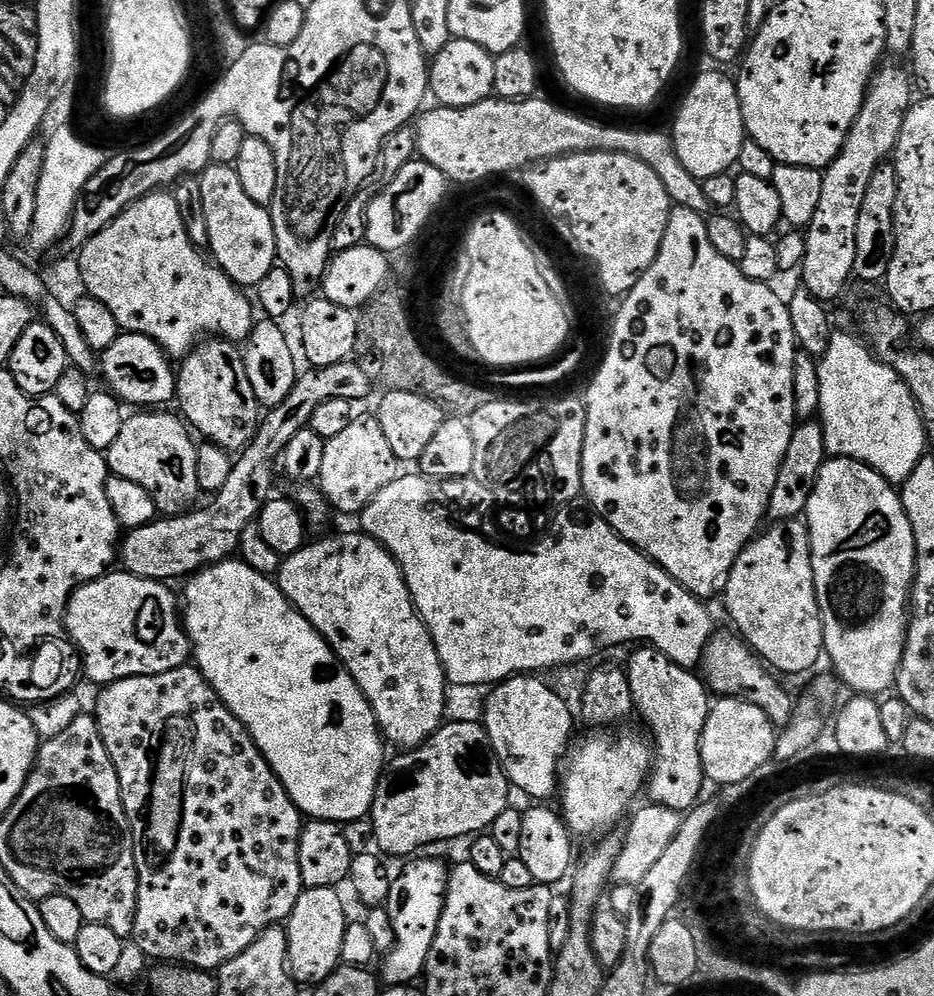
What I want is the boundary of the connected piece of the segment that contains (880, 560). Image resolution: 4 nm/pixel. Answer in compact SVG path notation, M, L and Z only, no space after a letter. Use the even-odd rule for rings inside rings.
M841 456L825 459L822 470L818 474L818 482L814 486L814 494L810 494L810 502L806 506L803 519L810 534L810 550L812 551L812 569L814 570L814 586L820 607L820 617L824 619L824 651L826 660L832 663L831 671L838 677L839 683L844 684L856 694L863 694L873 698L887 693L896 683L896 676L900 673L900 663L904 658L904 647L908 637L908 622L910 619L910 601L912 587L916 582L916 543L914 530L910 526L910 518L900 500L900 492L878 474L870 466L857 460L847 460Z

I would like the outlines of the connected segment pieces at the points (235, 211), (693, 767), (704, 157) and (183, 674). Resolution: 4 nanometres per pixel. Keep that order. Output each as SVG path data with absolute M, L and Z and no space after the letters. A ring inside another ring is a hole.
M209 163L198 177L209 231L208 248L211 259L236 285L255 286L278 264L271 211L246 195L246 189L233 165Z
M640 646L636 650L626 663L630 692L635 711L644 715L654 741L654 771L646 792L652 795L652 804L684 814L701 803L700 791L706 785L700 739L708 717L710 692L693 669L678 666L678 662L671 660L662 650L651 646Z
M704 72L688 88L670 135L678 150L682 166L702 182L715 175L731 173L738 165L738 154L746 139L742 106L738 98L736 81L720 72Z
M185 666L157 676L126 678L103 685L99 692L94 715L102 734L102 742L106 742L106 750L118 770L120 793L126 818L132 827L136 855L138 898L131 939L144 951L149 961L201 968L203 972L215 973L226 962L230 962L230 958L238 958L238 954L242 954L242 950L246 950L246 946L250 946L250 942L254 942L258 934L270 927L283 925L294 910L300 893L305 889L302 870L298 866L302 813L284 789L284 783L276 777L274 770L252 741L244 723L220 701L199 668Z

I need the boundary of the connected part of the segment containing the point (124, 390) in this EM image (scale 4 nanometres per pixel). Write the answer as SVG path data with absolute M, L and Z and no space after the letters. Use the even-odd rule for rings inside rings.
M124 332L99 357L98 368L104 371L109 389L119 396L125 405L168 406L176 399L176 378L173 361L150 338L137 332Z

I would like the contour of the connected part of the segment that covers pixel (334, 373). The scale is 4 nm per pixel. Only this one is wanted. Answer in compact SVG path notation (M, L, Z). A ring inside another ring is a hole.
M344 360L338 366L309 367L307 371L297 375L294 390L286 394L283 402L267 409L255 440L233 459L230 478L226 478L226 486L222 486L211 497L212 504L189 510L183 516L157 518L146 526L131 529L121 539L118 560L123 571L133 572L143 580L173 582L179 576L191 577L239 553L242 530L257 523L264 504L273 499L272 487L276 484L276 472L278 476L278 465L290 438L294 438L298 430L308 427L314 410L318 410L322 402L330 402L330 398L359 402L366 399L374 389L374 381L366 369L352 360Z

